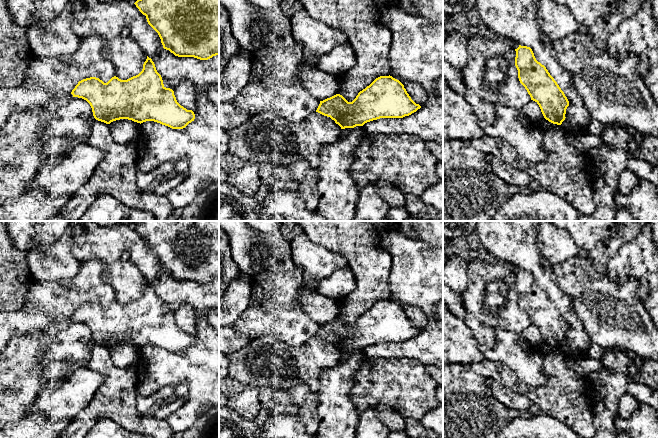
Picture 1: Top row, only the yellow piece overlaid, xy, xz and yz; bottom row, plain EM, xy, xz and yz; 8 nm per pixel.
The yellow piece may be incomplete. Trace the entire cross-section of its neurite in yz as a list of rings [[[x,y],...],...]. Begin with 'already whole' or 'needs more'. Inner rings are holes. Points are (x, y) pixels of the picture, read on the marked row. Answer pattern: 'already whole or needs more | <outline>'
already whole | [[[521,46],[516,51],[515,66],[520,83],[531,100],[535,101],[546,120],[561,125],[565,120],[569,101],[544,65],[538,62],[530,47]]]

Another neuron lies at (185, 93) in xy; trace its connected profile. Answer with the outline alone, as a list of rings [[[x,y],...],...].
[[[189,81],[180,83],[174,90],[177,102],[187,110],[194,111],[196,108],[196,90]]]

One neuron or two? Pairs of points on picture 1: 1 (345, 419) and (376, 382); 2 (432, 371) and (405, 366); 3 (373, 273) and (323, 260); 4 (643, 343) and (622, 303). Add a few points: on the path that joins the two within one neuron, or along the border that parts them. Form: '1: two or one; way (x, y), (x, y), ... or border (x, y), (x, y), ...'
1: two; border (352, 384), (350, 399), (359, 414)
2: two; border (424, 366), (427, 374), (432, 379)
3: two; border (330, 250), (340, 253), (346, 259), (348, 266)
4: one; way (636, 333), (622, 319), (622, 313)

